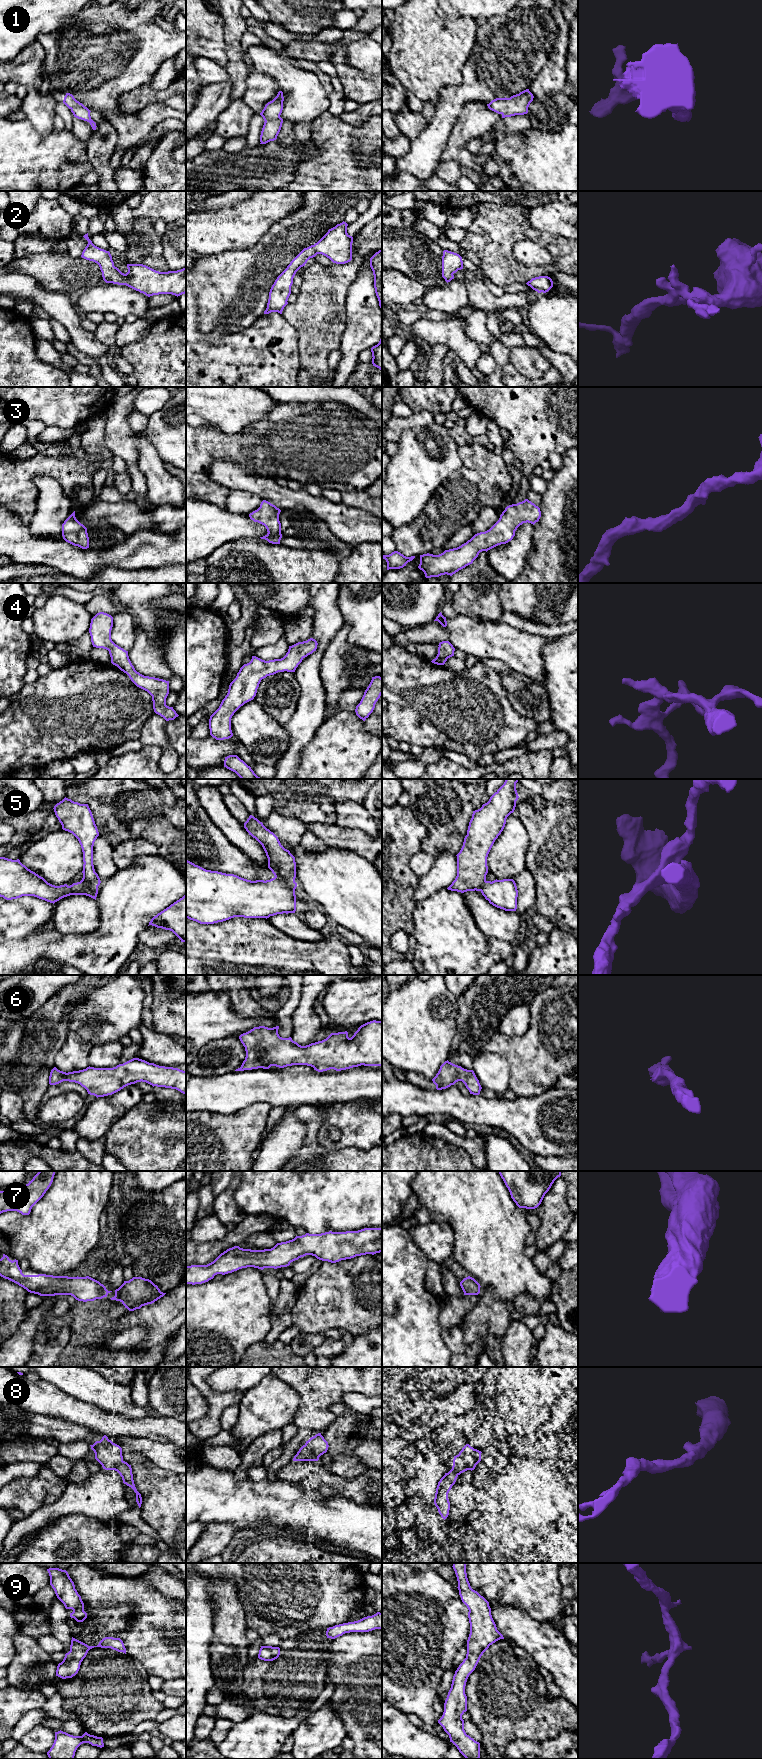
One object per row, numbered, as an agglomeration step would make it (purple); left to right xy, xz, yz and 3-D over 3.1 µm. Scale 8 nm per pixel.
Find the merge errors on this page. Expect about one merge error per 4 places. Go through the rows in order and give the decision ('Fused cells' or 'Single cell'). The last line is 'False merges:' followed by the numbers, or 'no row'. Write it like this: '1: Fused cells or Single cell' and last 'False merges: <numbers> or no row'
1: Single cell
2: Single cell
3: Single cell
4: Single cell
5: Single cell
6: Single cell
7: Single cell
8: Single cell
9: Single cell
False merges: no row

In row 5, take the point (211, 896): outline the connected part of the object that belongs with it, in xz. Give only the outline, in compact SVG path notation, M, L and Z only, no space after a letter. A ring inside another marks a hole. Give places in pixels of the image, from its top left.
M249 816L244 828L262 845L268 858L268 868L275 877L266 881L251 881L234 874L206 870L186 860L186 918L208 925L234 917L267 919L277 914L295 913L295 857L281 845L273 832L254 816Z

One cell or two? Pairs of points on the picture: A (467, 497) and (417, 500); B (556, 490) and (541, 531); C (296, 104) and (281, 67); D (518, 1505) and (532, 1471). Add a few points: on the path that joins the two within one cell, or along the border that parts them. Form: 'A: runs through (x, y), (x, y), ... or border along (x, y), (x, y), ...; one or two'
A: border along (436, 489), (415, 518); two
B: runs through (556, 500), (556, 516), (551, 521); one
C: runs through (296, 95), (296, 85), (287, 76); one
D: runs through (526, 1497), (530, 1493), (530, 1479); one

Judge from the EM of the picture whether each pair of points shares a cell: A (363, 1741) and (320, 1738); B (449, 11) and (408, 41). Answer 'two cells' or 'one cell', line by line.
A: two cells
B: two cells

